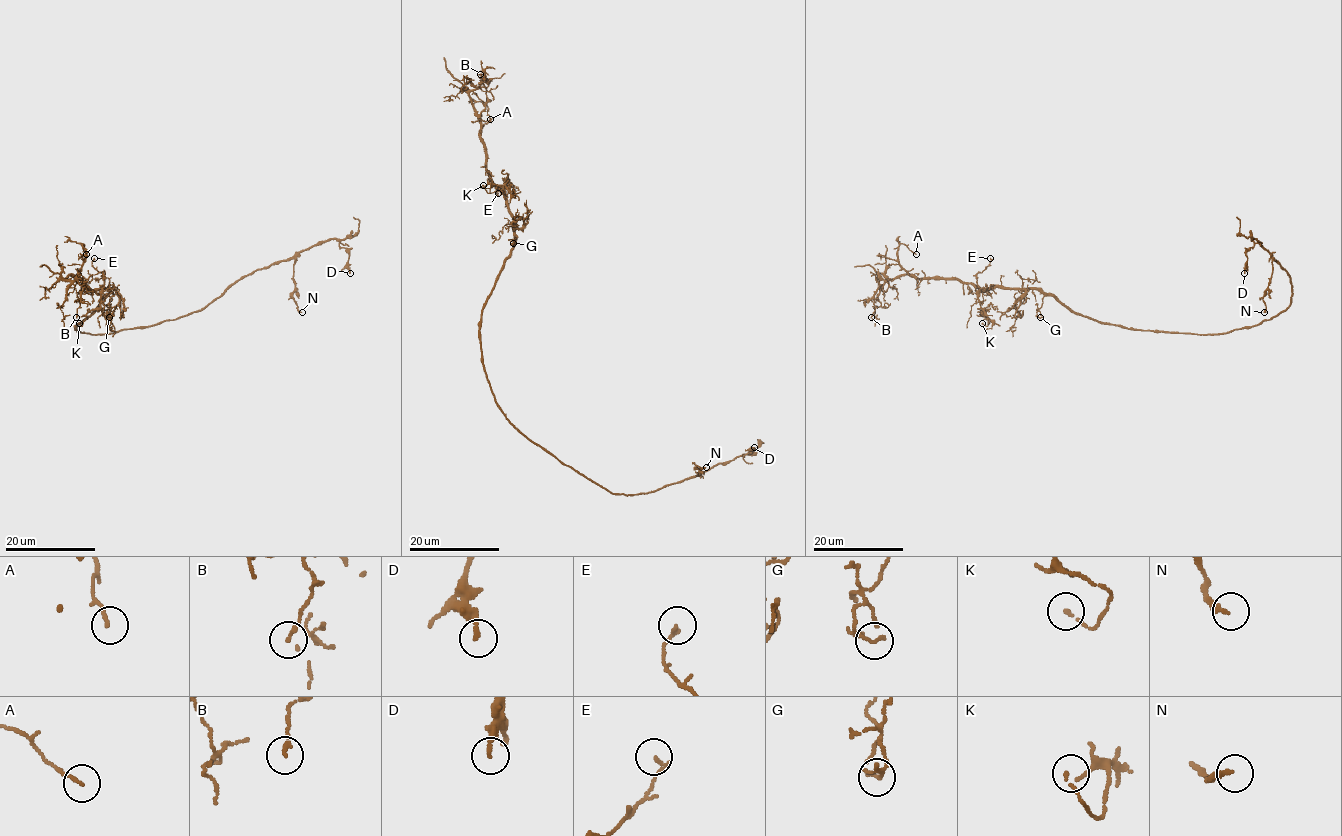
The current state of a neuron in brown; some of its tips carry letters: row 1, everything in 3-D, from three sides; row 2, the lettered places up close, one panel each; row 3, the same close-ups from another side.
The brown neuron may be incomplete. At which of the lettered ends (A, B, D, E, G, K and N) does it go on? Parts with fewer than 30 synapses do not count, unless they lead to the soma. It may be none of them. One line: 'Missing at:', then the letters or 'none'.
Missing at: none

